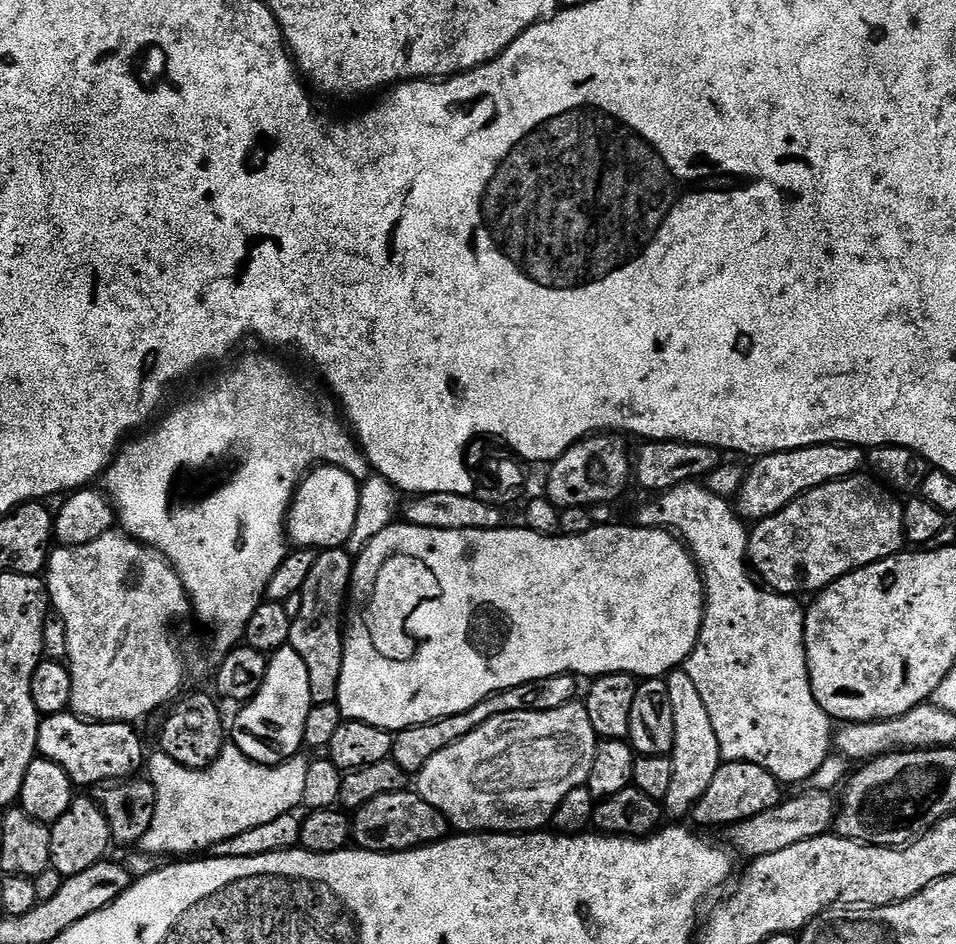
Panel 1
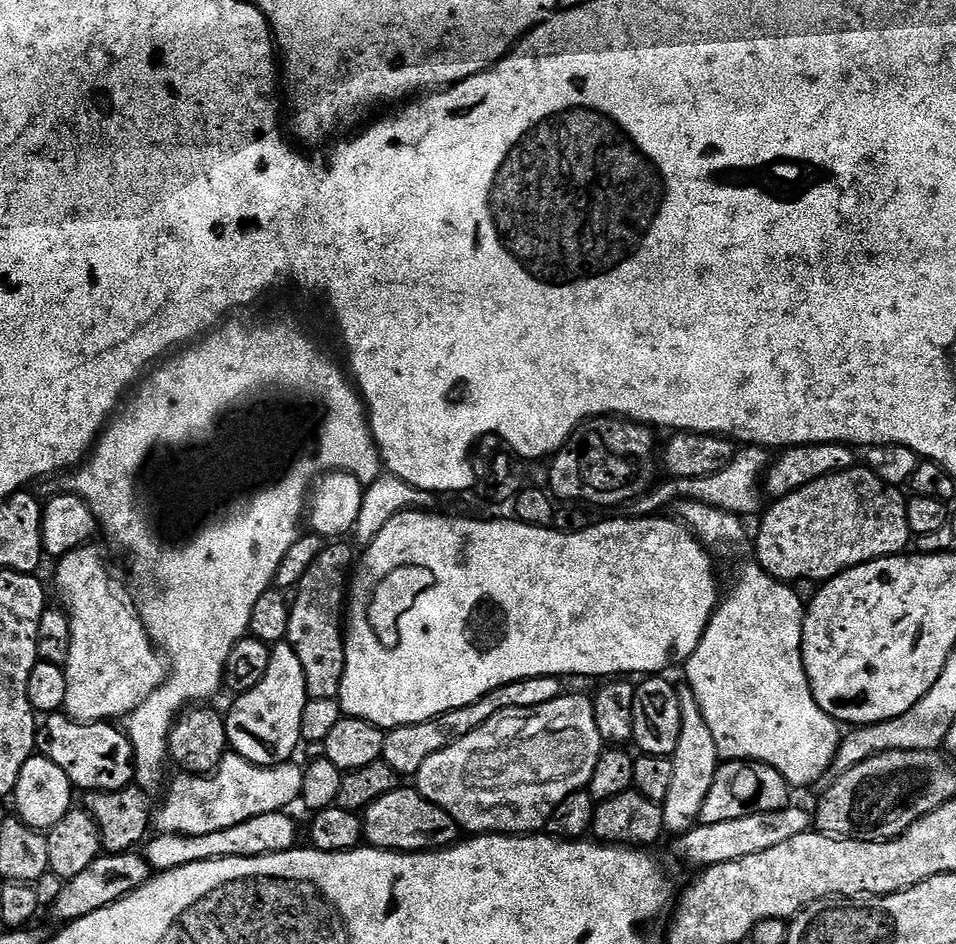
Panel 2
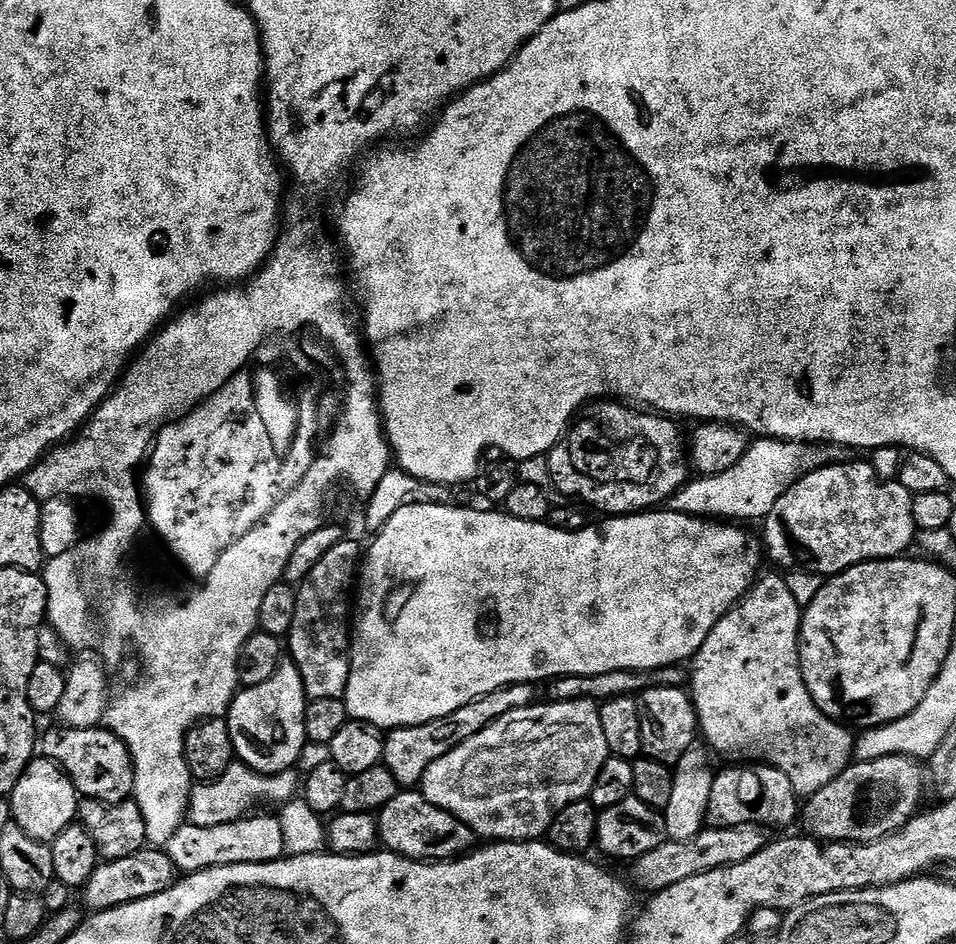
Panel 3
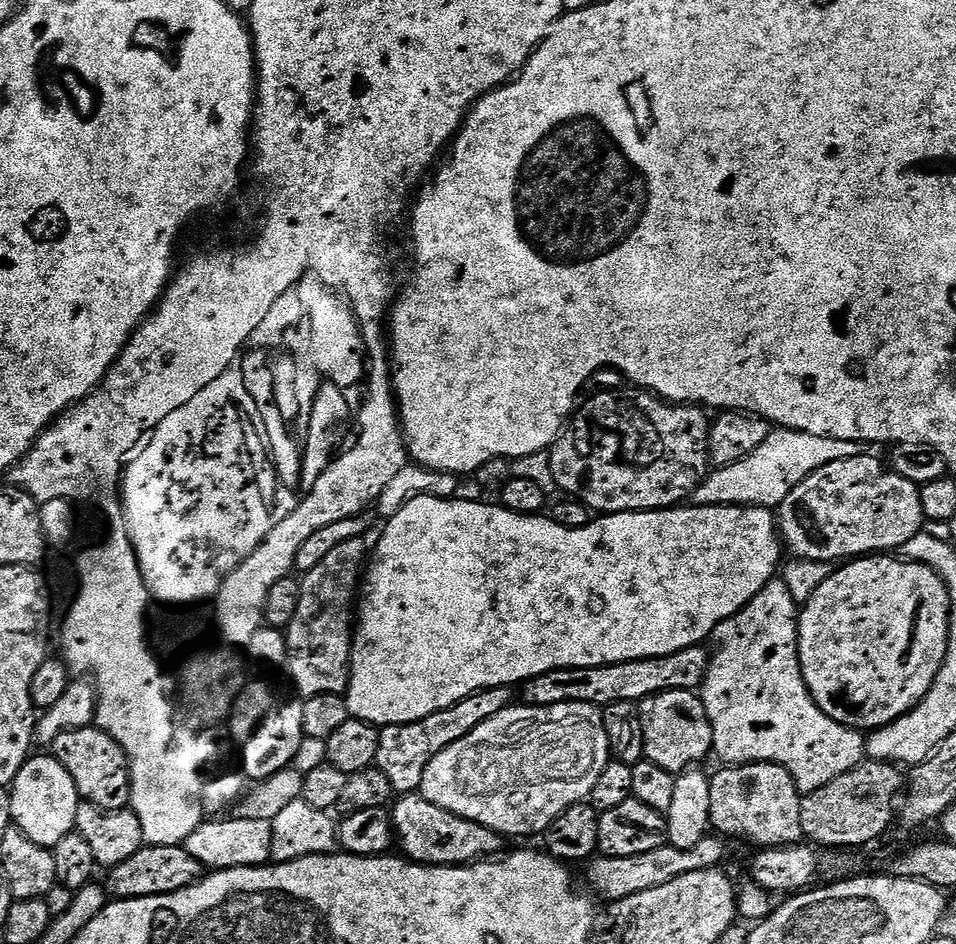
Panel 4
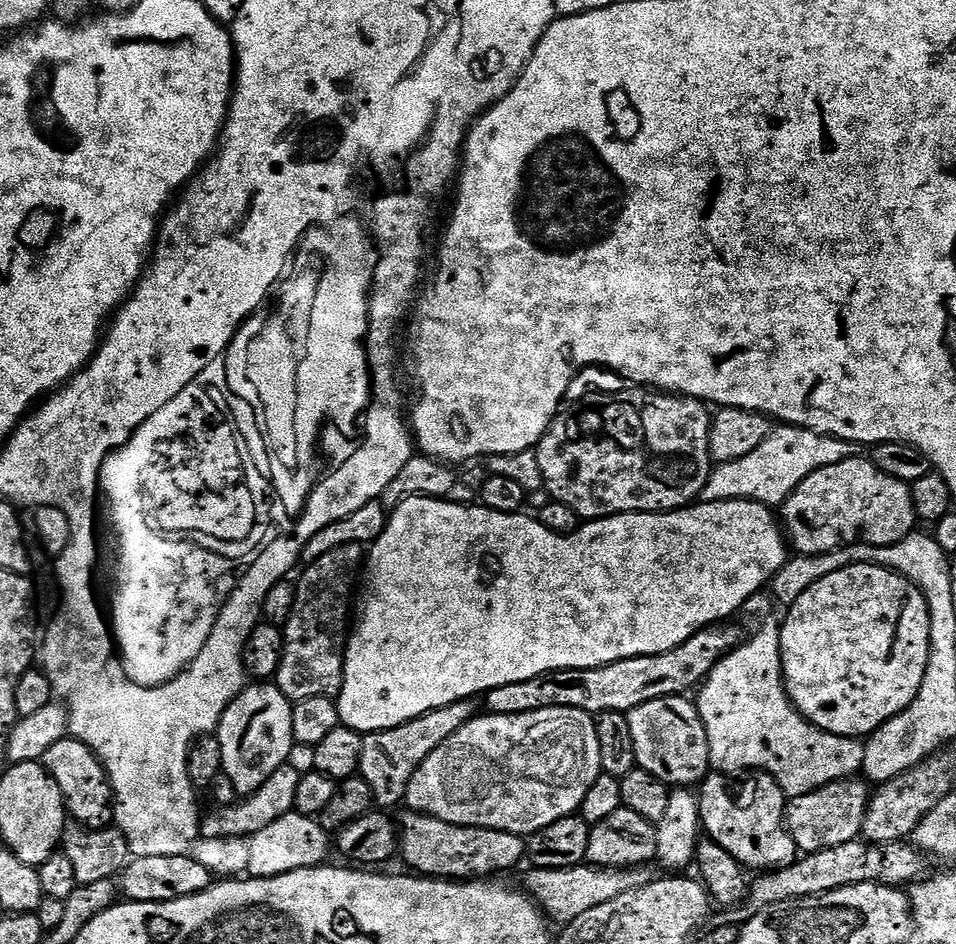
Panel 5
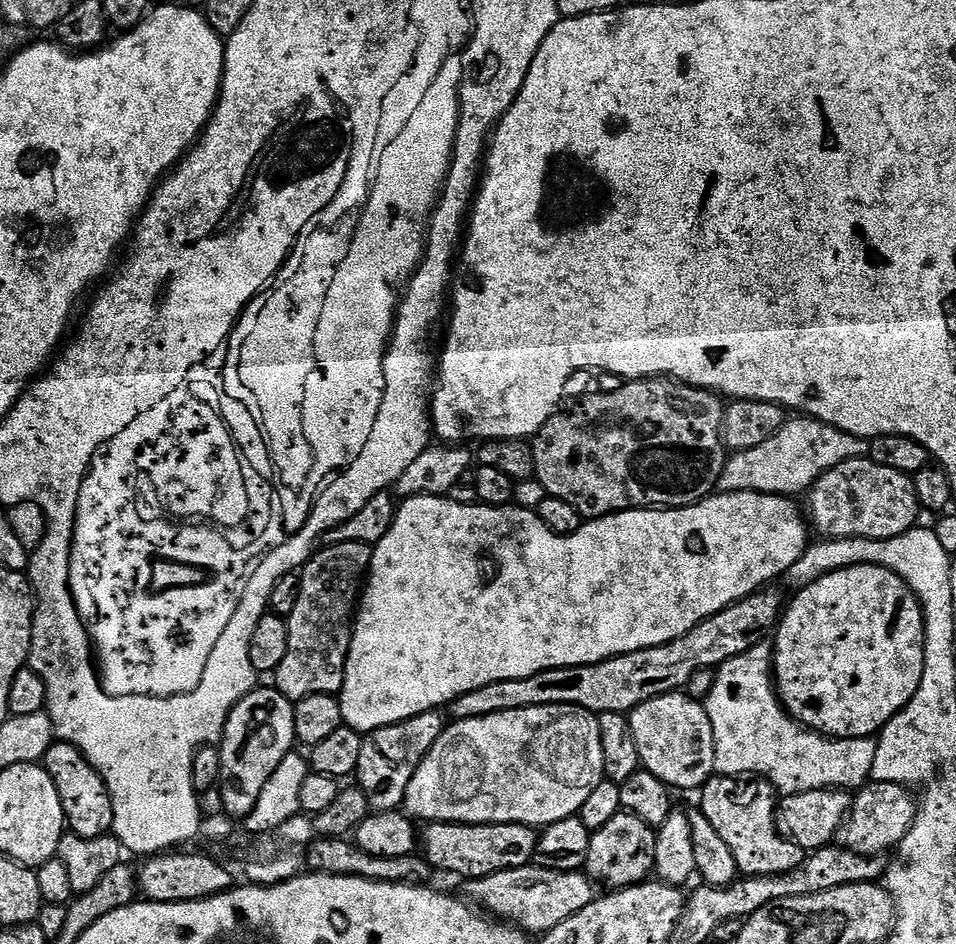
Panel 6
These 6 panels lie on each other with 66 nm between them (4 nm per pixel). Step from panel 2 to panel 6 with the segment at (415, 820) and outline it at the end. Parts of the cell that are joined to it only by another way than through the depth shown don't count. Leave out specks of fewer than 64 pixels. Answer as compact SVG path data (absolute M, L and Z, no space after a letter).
M432 822L422 832L422 856L433 869L453 872L468 880L480 880L502 870L533 863L537 829L529 824L446 824Z

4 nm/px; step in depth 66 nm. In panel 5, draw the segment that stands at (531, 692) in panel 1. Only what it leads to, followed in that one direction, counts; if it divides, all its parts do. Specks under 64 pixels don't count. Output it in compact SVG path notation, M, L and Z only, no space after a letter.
M459 700L450 706L442 706L438 710L430 710L418 718L399 724L396 728L387 728L381 732L369 732L364 739L362 748L362 762L359 775L370 786L373 801L381 809L392 810L396 803L403 801L408 795L408 783L412 775L419 770L422 762L438 746L442 746L444 739L466 726L478 712L477 701Z

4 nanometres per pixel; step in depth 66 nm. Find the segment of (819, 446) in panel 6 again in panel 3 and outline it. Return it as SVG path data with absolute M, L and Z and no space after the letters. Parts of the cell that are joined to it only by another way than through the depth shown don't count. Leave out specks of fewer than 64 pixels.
M756 438L749 443L746 454L730 466L730 470L689 479L668 499L666 508L669 512L715 518L720 522L760 522L770 514L770 510L774 510L774 502L778 502L778 498L782 498L782 494L793 488L805 474L843 461L845 456L845 449L839 446L813 446L807 442Z

